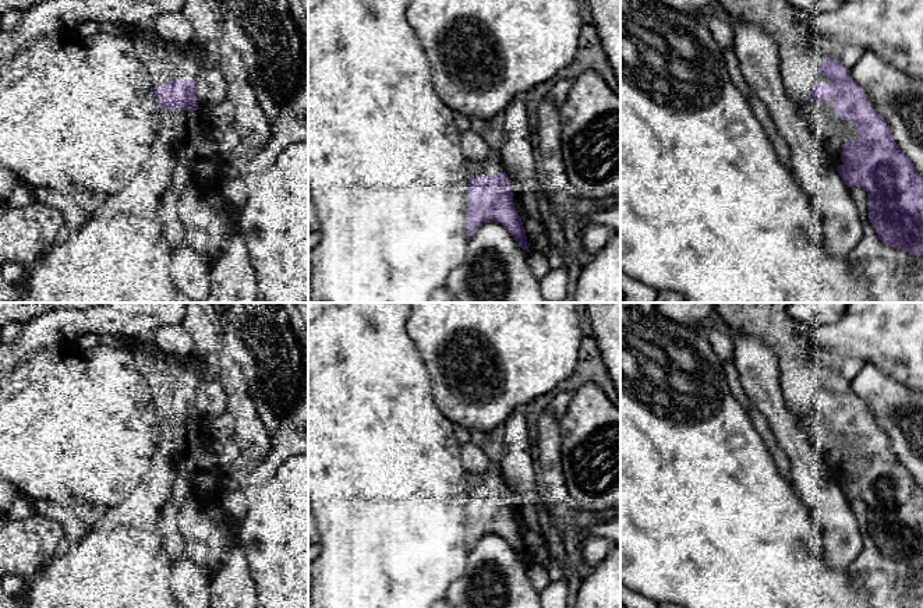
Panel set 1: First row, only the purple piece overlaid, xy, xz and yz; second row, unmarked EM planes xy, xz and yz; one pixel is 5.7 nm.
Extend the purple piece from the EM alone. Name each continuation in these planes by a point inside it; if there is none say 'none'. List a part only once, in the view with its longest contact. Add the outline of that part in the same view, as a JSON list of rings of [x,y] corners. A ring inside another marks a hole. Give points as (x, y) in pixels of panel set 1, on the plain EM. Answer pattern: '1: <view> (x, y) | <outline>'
1: xy (162, 375) | [[[167,357],[142,360],[138,371],[153,399],[177,392],[195,392],[202,378],[198,367],[188,361],[171,361]]]

